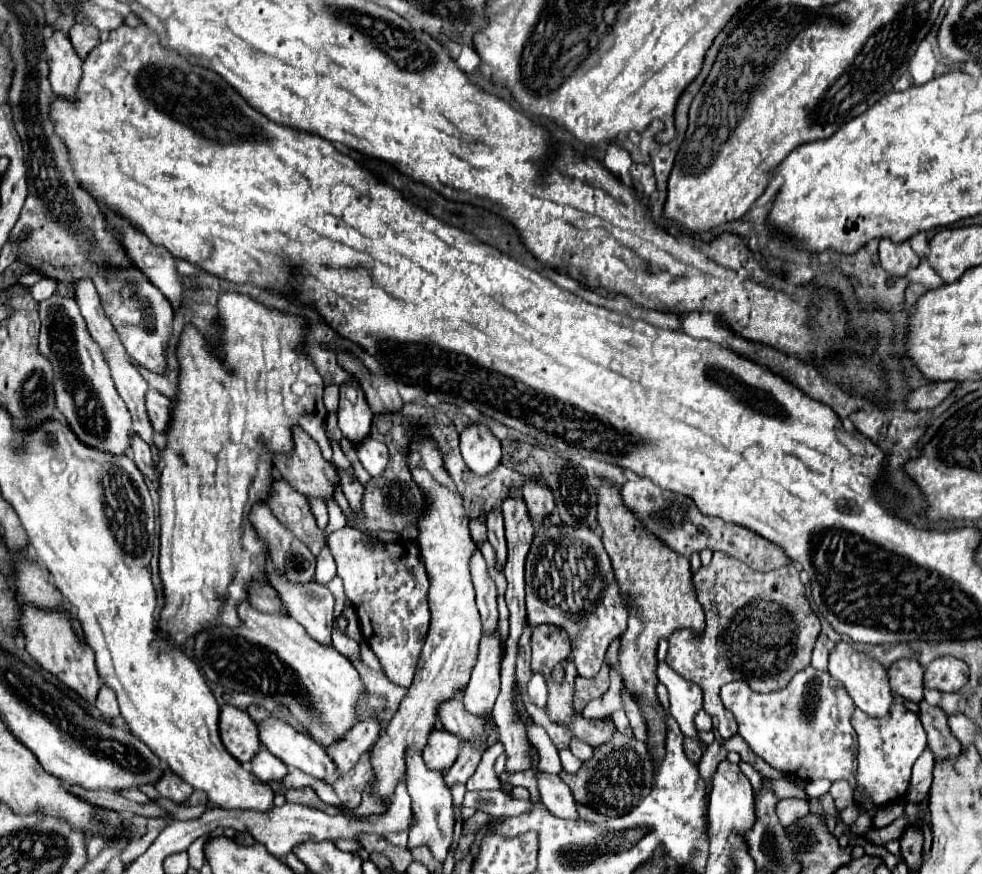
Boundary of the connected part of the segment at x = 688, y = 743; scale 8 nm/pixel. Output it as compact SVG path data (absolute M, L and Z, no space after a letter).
M686 738L684 740L684 754L690 758L690 762L694 762L694 764L698 764L700 762L700 758L702 758L702 746L696 742L696 740L692 740L692 738Z

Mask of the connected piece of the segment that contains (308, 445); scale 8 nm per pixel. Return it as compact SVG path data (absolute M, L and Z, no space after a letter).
M294 426L294 454L278 454L274 458L282 478L304 496L328 500L332 498L334 484L338 482L336 468L322 458L318 444L300 428Z

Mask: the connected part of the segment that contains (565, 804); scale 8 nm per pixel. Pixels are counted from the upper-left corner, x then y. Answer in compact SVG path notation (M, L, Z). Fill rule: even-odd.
M532 748L532 754L536 756L536 762L534 762L534 766L532 766L532 770L536 770L536 774L538 774L538 788L540 788L540 798L542 798L542 804L554 814L554 816L558 816L558 818L566 818L566 820L574 820L576 816L578 816L578 812L576 812L576 804L574 804L574 798L572 798L572 792L570 792L570 788L558 778L558 776L552 776L552 774L540 774L538 772L538 752Z

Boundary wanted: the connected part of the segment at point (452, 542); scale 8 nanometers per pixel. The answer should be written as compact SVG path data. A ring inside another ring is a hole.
M418 434L410 442L408 468L422 494L426 494L426 514L422 514L422 522L418 522L418 544L426 562L426 574L430 578L428 604L432 612L432 622L426 644L422 648L414 682L372 752L376 794L380 798L390 798L396 784L400 780L406 780L406 748L424 748L428 734L436 724L438 706L444 700L454 698L456 692L460 692L470 680L470 672L478 654L478 642L482 636L480 614L474 602L474 586L470 582L468 570L468 560L476 550L476 544L472 542L468 530L468 518L464 514L462 498L454 486L454 480L450 478L450 474L446 474L438 444L432 438Z

